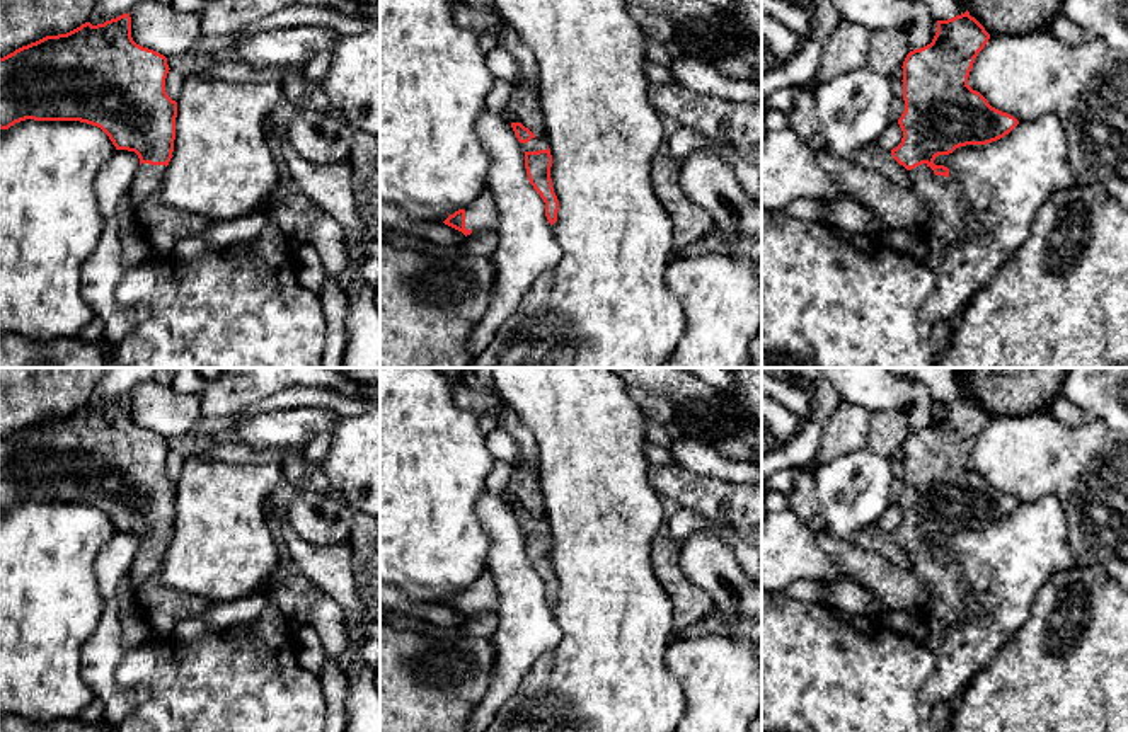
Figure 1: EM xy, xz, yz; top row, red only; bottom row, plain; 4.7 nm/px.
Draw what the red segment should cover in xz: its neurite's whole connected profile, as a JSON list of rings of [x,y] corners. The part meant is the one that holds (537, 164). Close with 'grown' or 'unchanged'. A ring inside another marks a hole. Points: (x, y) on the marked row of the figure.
[[[511,123],[511,128],[525,153],[525,169],[530,184],[545,203],[545,216],[550,225],[557,221],[559,201],[552,187],[550,167],[552,155],[545,136],[535,136],[521,123]]]; grown

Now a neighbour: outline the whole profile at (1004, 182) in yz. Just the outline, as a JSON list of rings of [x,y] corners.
[[[1050,112],[1036,121],[1017,124],[1004,138],[987,145],[966,145],[949,155],[939,155],[935,165],[949,169],[968,213],[978,223],[971,240],[951,243],[935,272],[937,288],[920,308],[920,318],[929,323],[949,322],[954,313],[964,313],[995,272],[1029,238],[1036,213],[1048,197],[1077,184],[1068,165],[1068,143],[1062,119]]]

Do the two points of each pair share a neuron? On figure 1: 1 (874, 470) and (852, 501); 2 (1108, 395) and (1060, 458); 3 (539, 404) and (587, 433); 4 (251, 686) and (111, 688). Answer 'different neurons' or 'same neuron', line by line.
1: same neuron
2: different neurons
3: same neuron
4: different neurons

